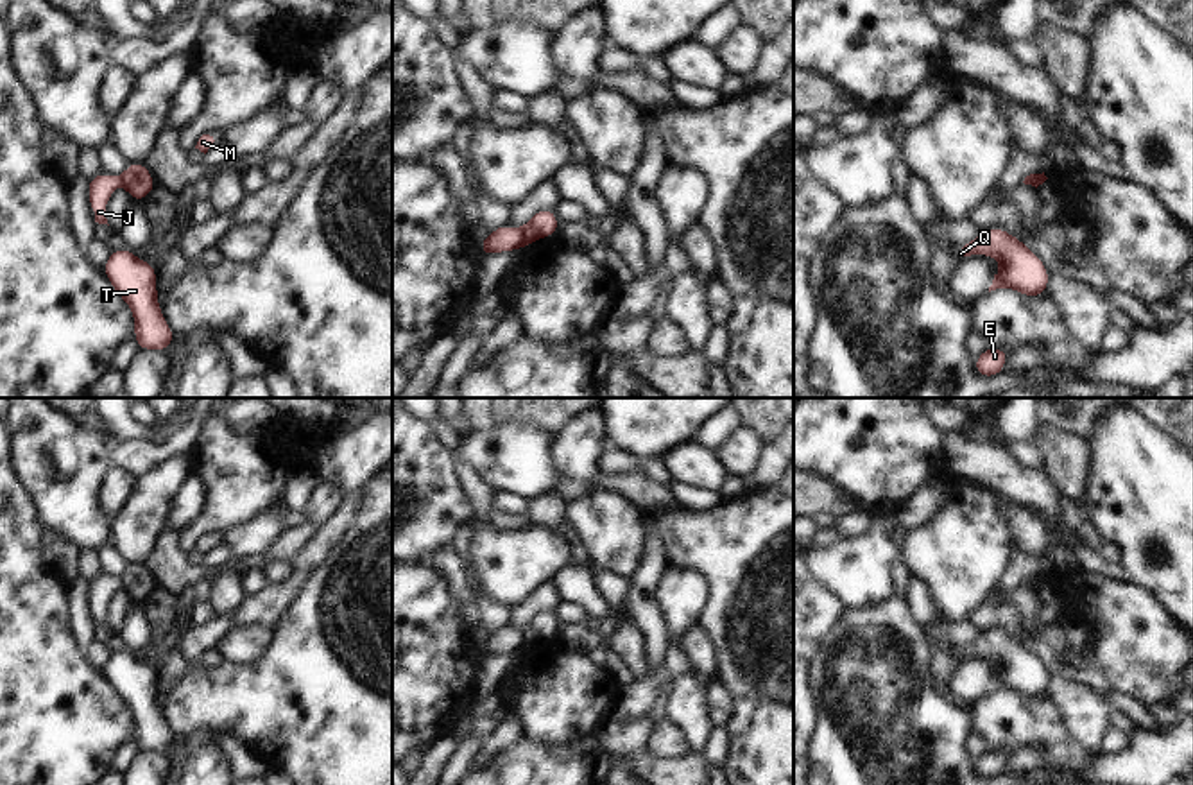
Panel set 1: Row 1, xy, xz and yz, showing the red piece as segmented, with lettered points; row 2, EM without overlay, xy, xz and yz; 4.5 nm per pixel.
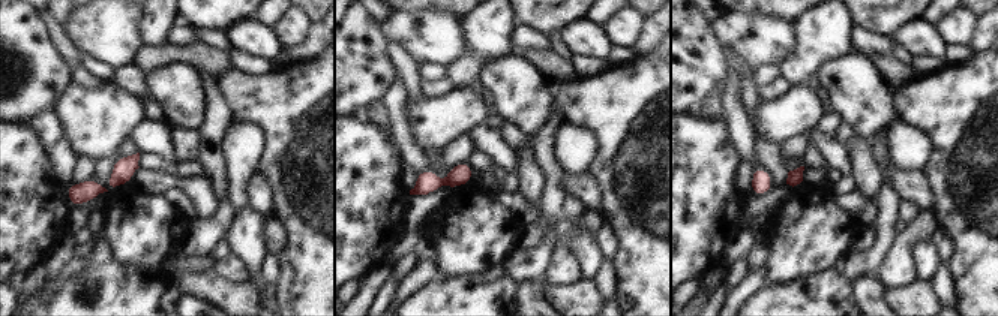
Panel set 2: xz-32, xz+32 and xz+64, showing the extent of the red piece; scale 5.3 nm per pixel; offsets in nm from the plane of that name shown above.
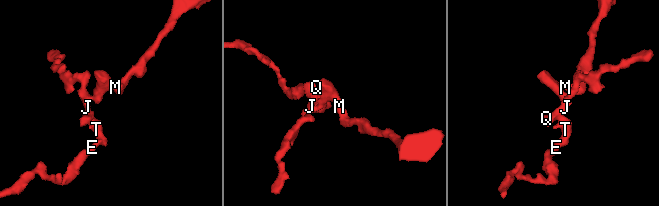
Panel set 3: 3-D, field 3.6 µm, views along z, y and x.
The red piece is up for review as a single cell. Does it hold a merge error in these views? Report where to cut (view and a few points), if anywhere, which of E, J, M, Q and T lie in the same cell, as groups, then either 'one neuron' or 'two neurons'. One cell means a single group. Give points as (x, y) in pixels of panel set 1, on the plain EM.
cut in xz along (518, 631), (525, 647); E J Q T / M; two neurons

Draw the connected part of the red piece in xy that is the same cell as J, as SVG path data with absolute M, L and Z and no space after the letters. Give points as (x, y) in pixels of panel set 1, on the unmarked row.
M104 574L88 582L88 602L95 617L95 624L107 625L106 606L113 591L118 588L118 582L120 579Z

